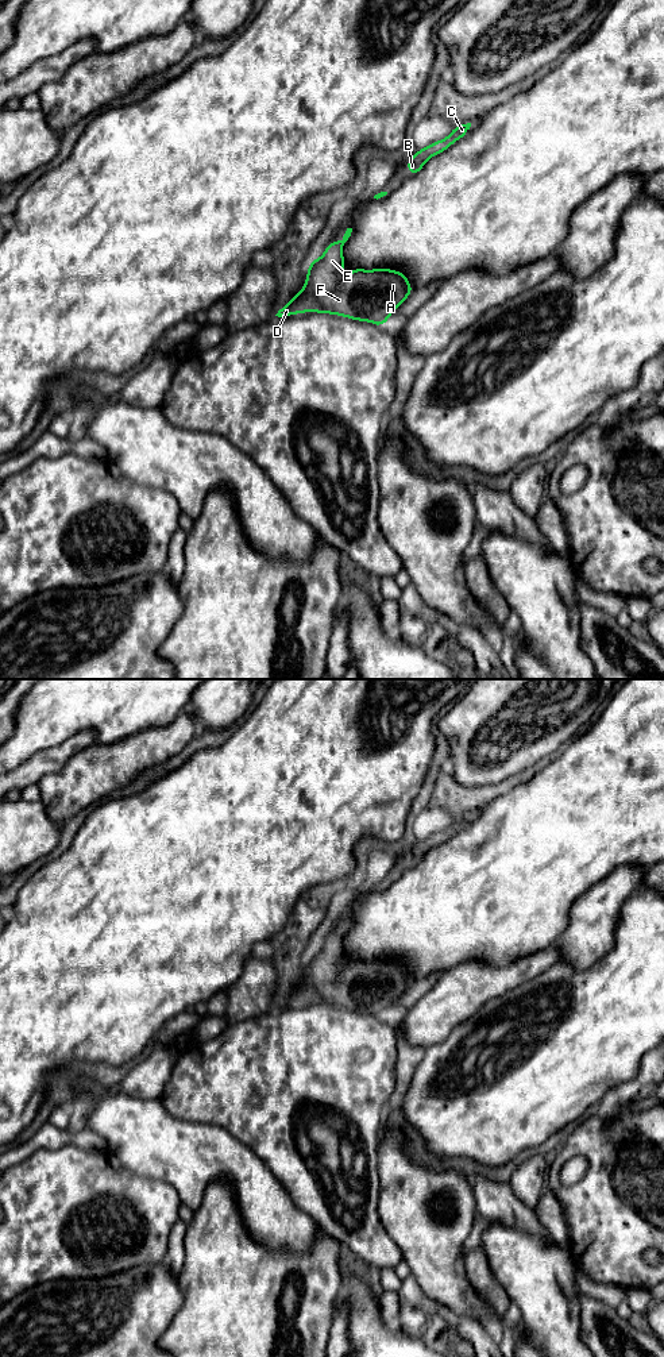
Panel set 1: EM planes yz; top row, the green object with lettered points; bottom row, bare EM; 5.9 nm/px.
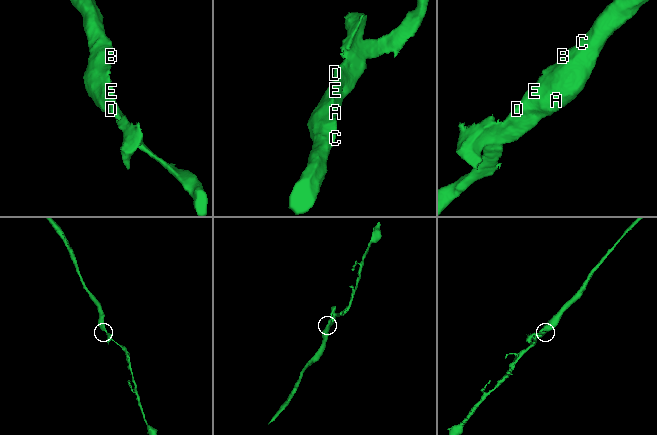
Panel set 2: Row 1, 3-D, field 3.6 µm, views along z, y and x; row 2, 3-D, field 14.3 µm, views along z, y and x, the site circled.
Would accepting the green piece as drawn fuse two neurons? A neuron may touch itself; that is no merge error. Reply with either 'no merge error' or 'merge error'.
no merge error

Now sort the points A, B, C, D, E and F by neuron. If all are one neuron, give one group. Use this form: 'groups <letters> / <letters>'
groups A B C D E F

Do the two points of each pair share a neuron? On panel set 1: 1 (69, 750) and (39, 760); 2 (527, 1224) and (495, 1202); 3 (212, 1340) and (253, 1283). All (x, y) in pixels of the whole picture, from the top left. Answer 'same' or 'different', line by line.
1: same
2: same
3: same

